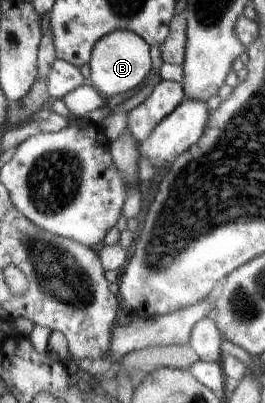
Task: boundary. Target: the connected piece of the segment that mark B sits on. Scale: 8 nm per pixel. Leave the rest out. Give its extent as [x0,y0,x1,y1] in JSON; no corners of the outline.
[89,30,151,98]

